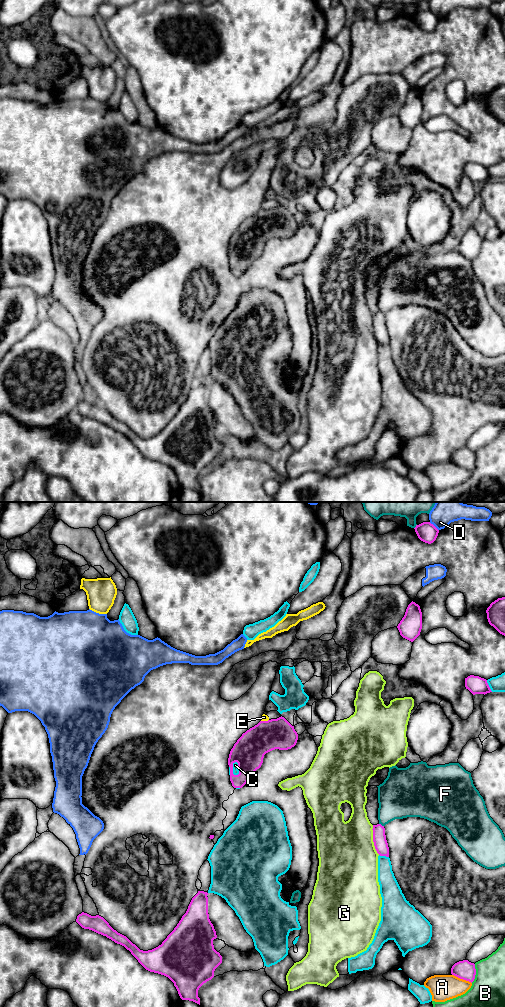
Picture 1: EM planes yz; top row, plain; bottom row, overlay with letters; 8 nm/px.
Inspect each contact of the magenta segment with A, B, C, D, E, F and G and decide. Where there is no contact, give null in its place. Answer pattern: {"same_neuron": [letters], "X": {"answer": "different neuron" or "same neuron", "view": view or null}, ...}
{"same_neuron": [], "A": {"answer": "different neuron", "view": "yz"}, "B": {"answer": "different neuron", "view": "yz"}, "C": {"answer": "different neuron", "view": "yz"}, "D": {"answer": "different neuron", "view": "yz"}, "E": {"answer": "different neuron", "view": "yz"}, "F": {"answer": "different neuron", "view": "yz"}, "G": {"answer": "different neuron", "view": "yz"}}

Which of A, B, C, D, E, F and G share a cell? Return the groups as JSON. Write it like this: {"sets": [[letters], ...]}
{"sets": [["A"], ["B"], ["C", "D"], ["E"], ["F"], ["G"]]}

